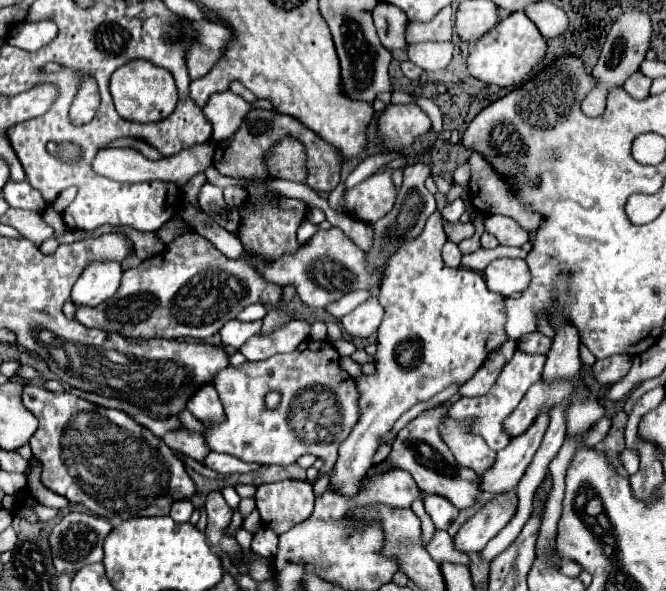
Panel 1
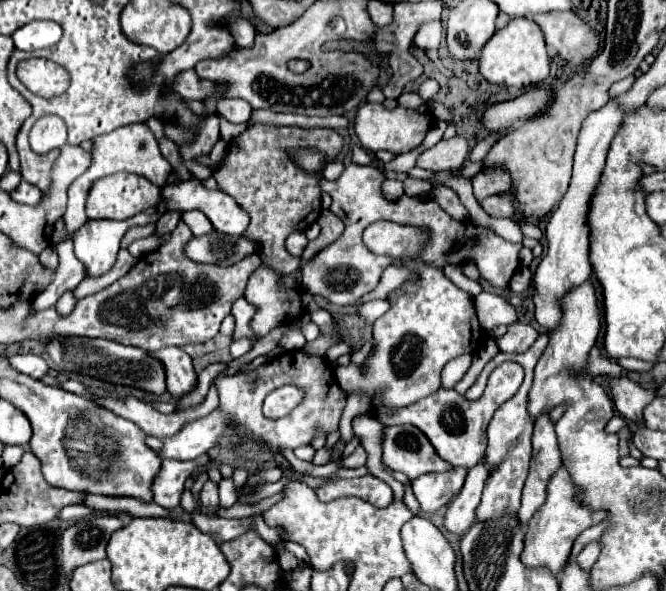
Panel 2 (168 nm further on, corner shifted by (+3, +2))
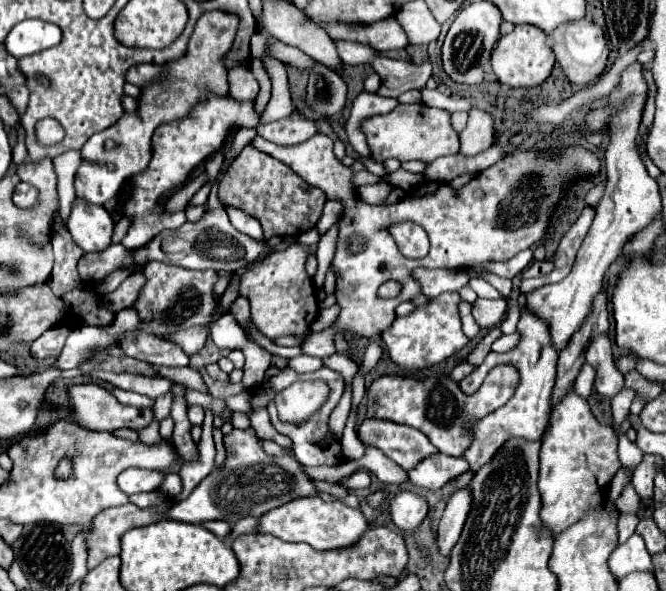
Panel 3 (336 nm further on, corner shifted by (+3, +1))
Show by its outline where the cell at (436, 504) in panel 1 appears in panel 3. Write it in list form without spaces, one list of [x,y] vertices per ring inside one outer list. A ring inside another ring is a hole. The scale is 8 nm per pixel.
[[[433,453],[421,459],[413,469],[409,469],[407,475],[415,485],[423,489],[441,489],[449,479],[453,479],[459,473],[465,473],[467,469],[469,463],[461,457]]]

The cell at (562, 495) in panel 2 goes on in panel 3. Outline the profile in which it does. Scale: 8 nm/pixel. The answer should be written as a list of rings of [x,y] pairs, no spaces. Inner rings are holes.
[[[575,387],[567,391],[567,395],[553,407],[551,411],[551,421],[549,427],[543,435],[543,445],[541,445],[541,469],[539,469],[539,493],[543,499],[541,507],[541,519],[543,525],[551,527],[553,535],[563,531],[563,527],[577,523],[583,517],[583,511],[589,507],[599,507],[605,499],[605,489],[611,483],[613,475],[621,469],[619,457],[617,457],[617,435],[613,427],[601,425],[591,409],[587,399],[579,397],[575,393]]]

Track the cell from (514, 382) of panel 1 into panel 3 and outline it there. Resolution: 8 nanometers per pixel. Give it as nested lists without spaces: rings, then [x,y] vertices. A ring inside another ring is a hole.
[[[529,307],[525,309],[525,313],[521,313],[521,319],[517,323],[517,333],[519,333],[519,343],[515,345],[515,349],[511,349],[507,353],[493,353],[491,351],[485,357],[485,361],[459,383],[460,389],[465,394],[473,394],[481,386],[489,371],[501,363],[513,365],[521,375],[521,381],[517,385],[513,397],[503,407],[495,409],[487,417],[481,417],[471,423],[473,441],[463,451],[463,459],[471,465],[473,471],[479,471],[479,467],[483,463],[487,463],[487,459],[491,459],[491,455],[495,455],[495,451],[511,435],[519,435],[525,439],[541,439],[541,435],[549,423],[551,395],[553,395],[553,385],[555,385],[555,375],[557,375],[555,367],[557,367],[557,359],[559,359],[559,349],[551,341],[551,333],[549,333],[547,323],[537,313],[533,313]]]

